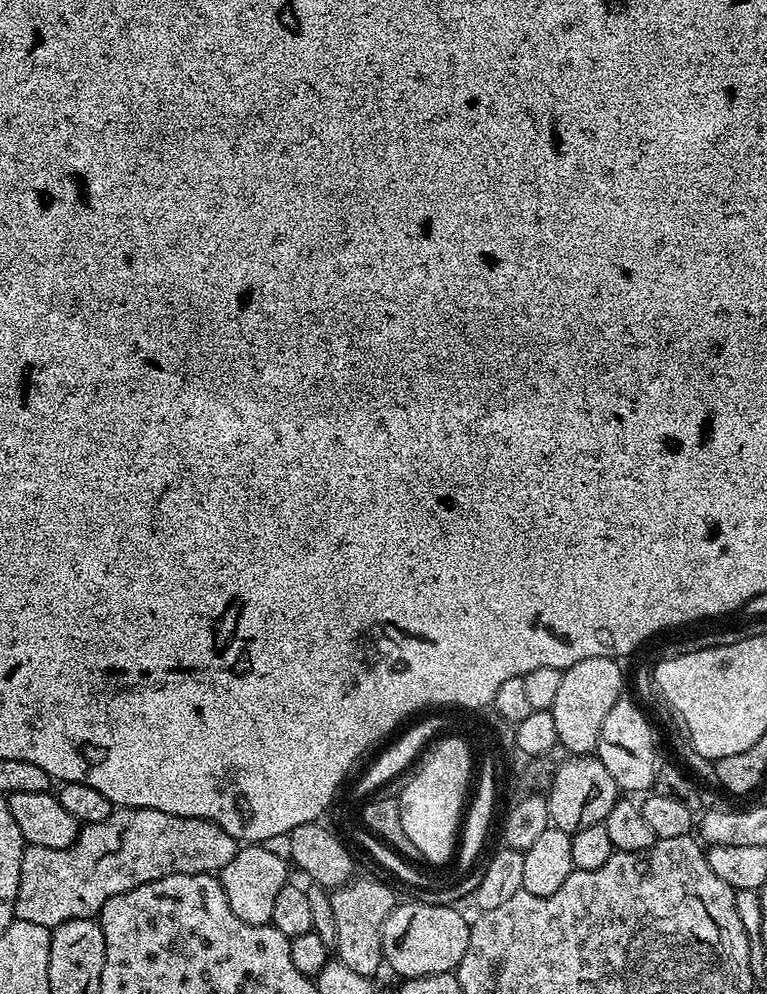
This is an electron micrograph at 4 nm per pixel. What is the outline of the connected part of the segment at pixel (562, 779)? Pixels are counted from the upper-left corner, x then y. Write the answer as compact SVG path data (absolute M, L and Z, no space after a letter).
M595 755L573 756L558 766L547 785L548 819L551 827L561 828L566 833L586 830L586 826L603 824L616 805L618 789L614 778L610 778L610 770L602 766L602 762Z

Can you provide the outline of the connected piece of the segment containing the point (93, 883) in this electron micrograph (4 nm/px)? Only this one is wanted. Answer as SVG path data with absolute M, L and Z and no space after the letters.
M117 807L110 814L110 818L106 818L106 822L98 822L97 824L89 824L83 827L79 838L69 846L62 850L50 850L46 846L28 846L25 847L22 854L22 870L20 871L20 881L18 882L18 894L16 895L16 909L14 911L15 919L25 920L26 922L34 922L40 926L44 926L49 930L57 928L62 922L67 920L86 920L95 917L102 905L112 896L117 896L123 892L134 890L143 884L154 882L163 876L170 874L198 874L199 872L219 873L220 869L227 866L230 858L234 858L234 854L238 850L238 841L222 830L222 826L218 826L212 820L199 820L193 816L175 816L174 814L166 814L162 810L154 810L153 808L122 808Z

